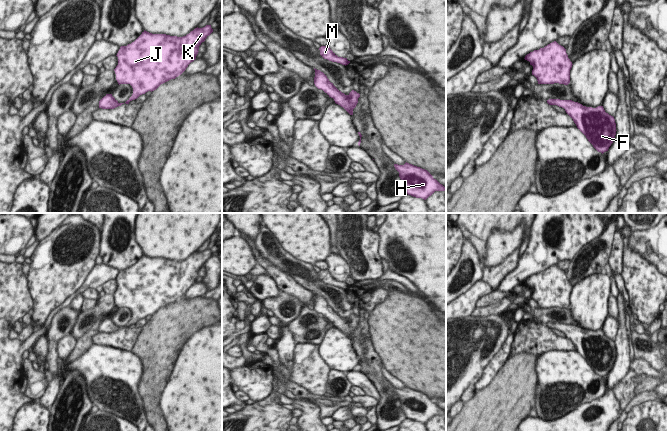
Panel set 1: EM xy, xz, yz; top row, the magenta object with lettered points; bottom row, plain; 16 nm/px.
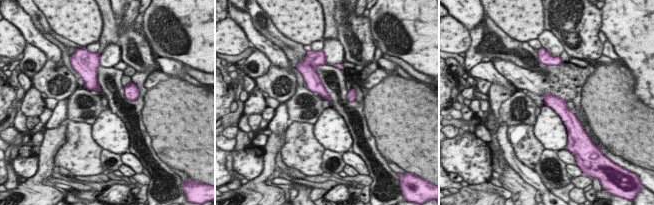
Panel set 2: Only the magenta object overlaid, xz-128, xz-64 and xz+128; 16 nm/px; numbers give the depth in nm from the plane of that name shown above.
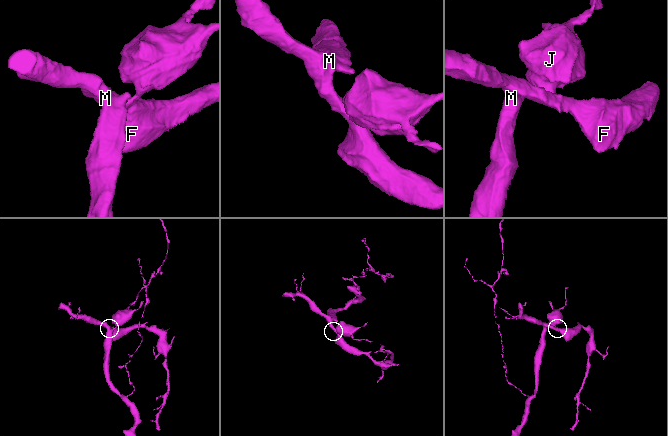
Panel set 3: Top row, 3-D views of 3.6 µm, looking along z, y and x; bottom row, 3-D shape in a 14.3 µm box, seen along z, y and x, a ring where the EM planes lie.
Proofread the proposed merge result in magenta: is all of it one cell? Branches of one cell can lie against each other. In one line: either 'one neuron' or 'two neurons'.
one neuron

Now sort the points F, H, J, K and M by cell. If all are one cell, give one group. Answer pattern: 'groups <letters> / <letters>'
groups F H J K M

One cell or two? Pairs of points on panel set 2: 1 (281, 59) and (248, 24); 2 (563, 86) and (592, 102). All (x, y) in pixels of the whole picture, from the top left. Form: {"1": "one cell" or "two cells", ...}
{"1": "one cell", "2": "two cells"}

